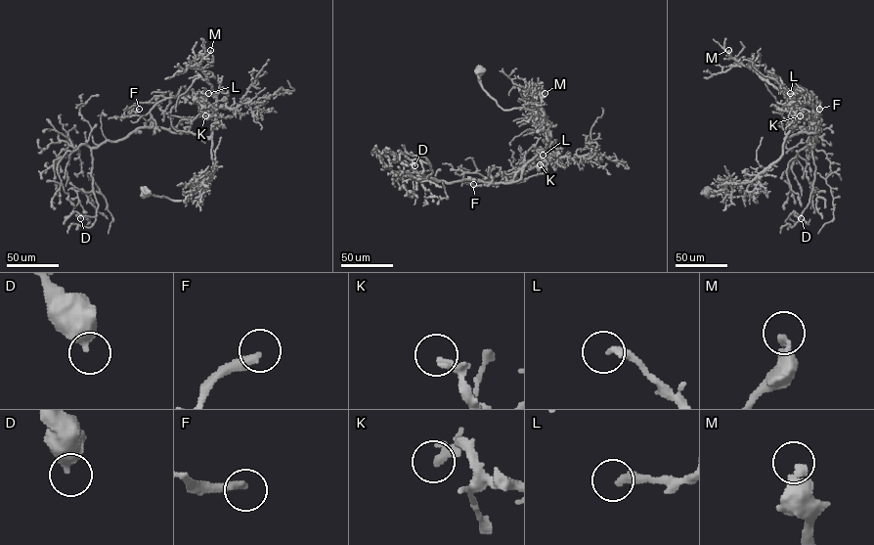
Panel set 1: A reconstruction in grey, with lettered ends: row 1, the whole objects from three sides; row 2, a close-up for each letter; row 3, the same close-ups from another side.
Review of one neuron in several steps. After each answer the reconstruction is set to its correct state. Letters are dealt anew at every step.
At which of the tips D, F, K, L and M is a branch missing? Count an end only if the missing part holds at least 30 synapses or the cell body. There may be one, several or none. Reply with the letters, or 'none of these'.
M

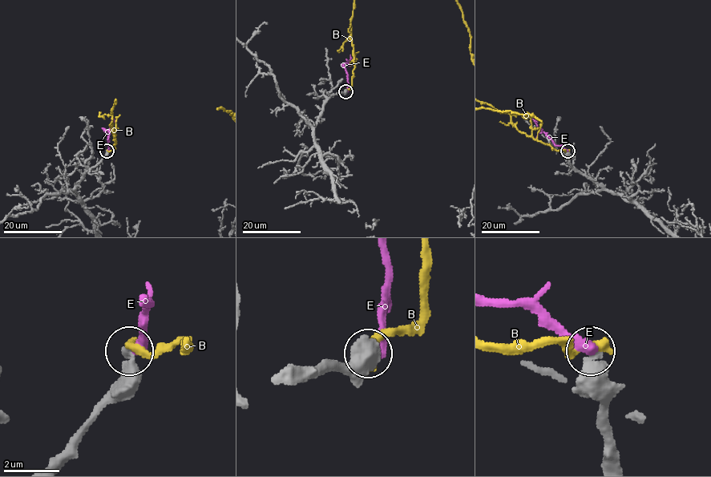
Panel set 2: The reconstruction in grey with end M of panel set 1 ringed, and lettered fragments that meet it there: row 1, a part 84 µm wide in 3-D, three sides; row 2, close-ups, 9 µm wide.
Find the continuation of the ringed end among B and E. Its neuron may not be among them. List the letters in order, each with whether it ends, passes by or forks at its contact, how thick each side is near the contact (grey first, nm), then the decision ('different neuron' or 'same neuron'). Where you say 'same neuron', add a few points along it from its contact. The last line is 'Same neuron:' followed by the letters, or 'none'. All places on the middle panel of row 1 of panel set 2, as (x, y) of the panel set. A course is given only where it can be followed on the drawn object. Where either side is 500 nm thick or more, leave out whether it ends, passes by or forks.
B: it ends; calibres 440 and 360 nm; different neuron
E: calibres 500 and 420 nm; same neuron; course (346, 91), (348, 80), (344, 64), (349, 62), (350, 54)
Same neuron: E

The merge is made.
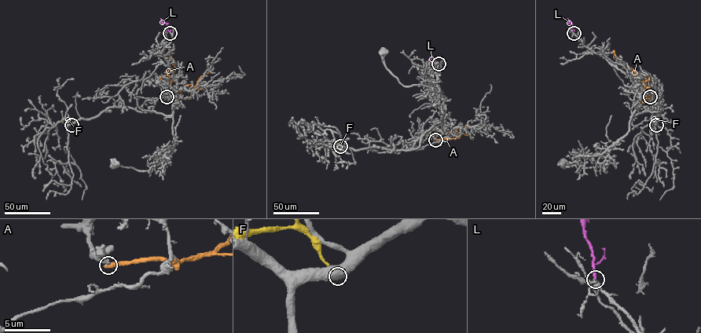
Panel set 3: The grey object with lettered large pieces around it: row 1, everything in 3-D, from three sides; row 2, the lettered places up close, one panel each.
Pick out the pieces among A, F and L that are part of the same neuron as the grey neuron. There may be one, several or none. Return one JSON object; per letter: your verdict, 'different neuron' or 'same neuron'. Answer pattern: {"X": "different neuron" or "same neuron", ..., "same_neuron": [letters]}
{"A": "different neuron", "F": "different neuron", "L": "same neuron", "same_neuron": ["L"]}

